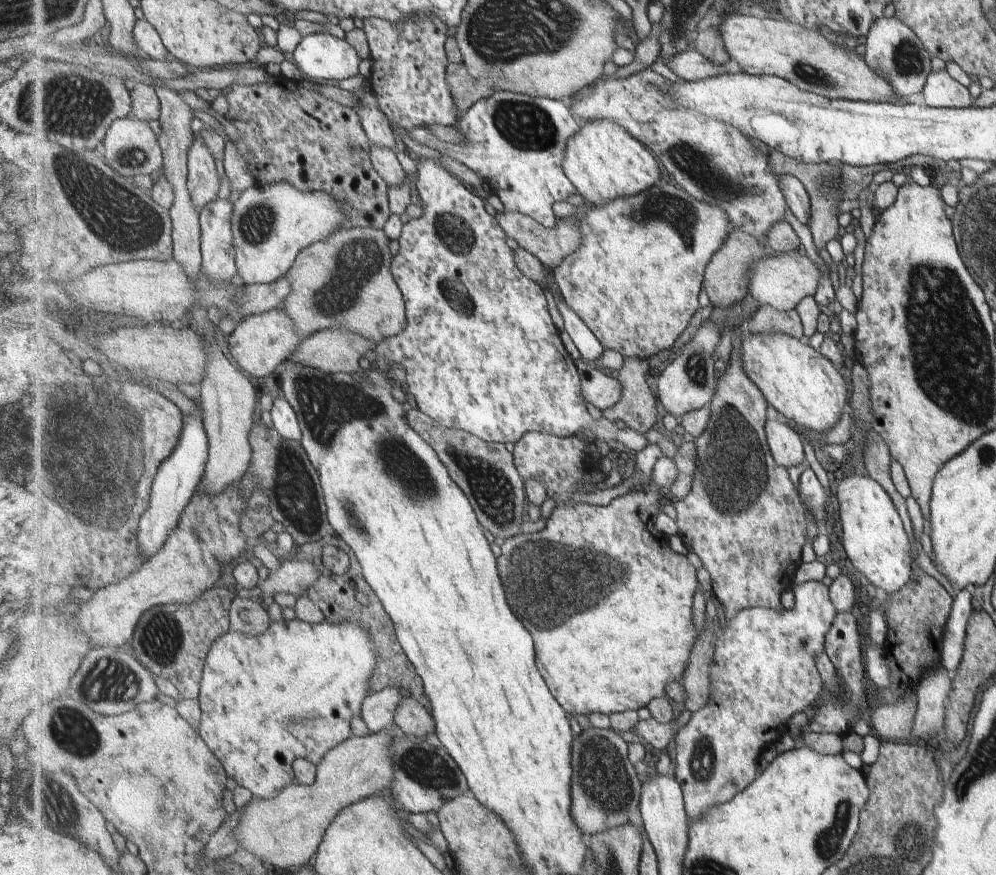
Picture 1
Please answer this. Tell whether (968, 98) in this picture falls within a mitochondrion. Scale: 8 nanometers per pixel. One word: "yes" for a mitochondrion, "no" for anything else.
no

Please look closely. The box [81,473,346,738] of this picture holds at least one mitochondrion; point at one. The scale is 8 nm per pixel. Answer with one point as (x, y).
(157, 637)

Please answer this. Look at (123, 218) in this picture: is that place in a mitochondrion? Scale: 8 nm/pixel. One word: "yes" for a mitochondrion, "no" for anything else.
yes

